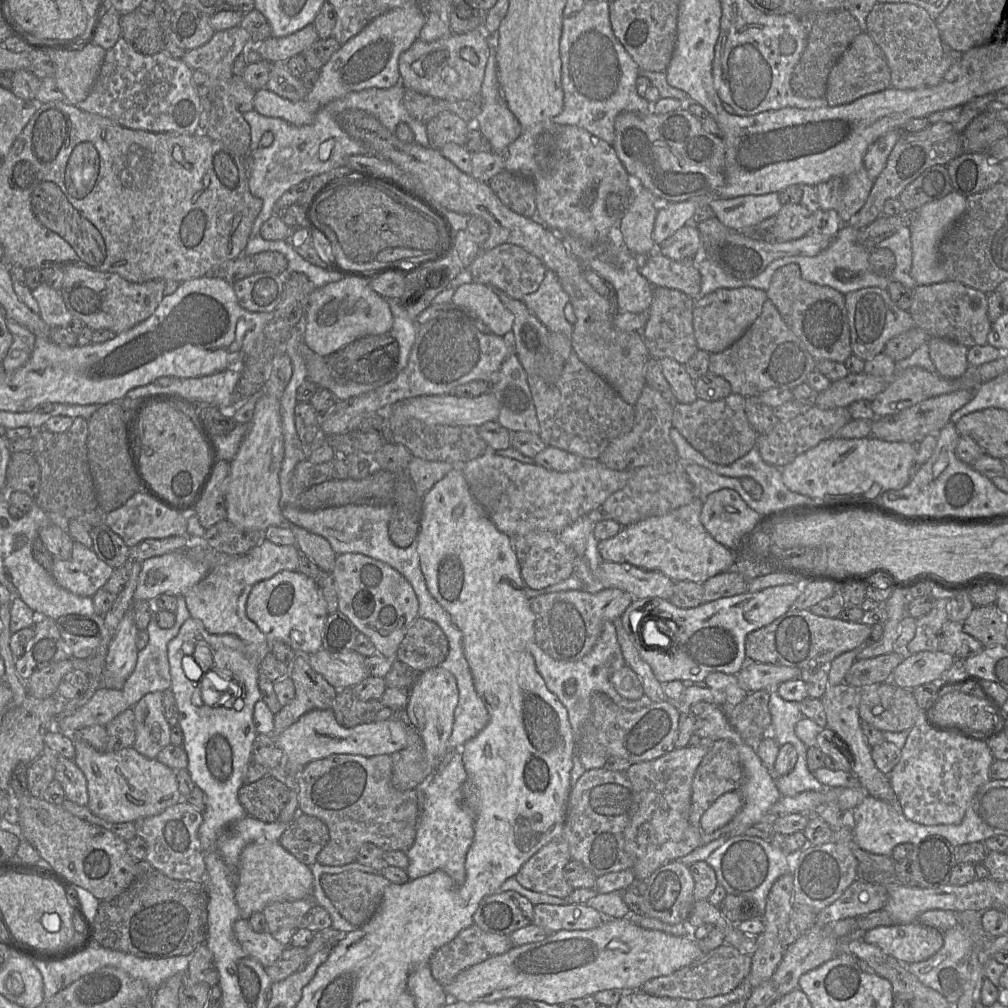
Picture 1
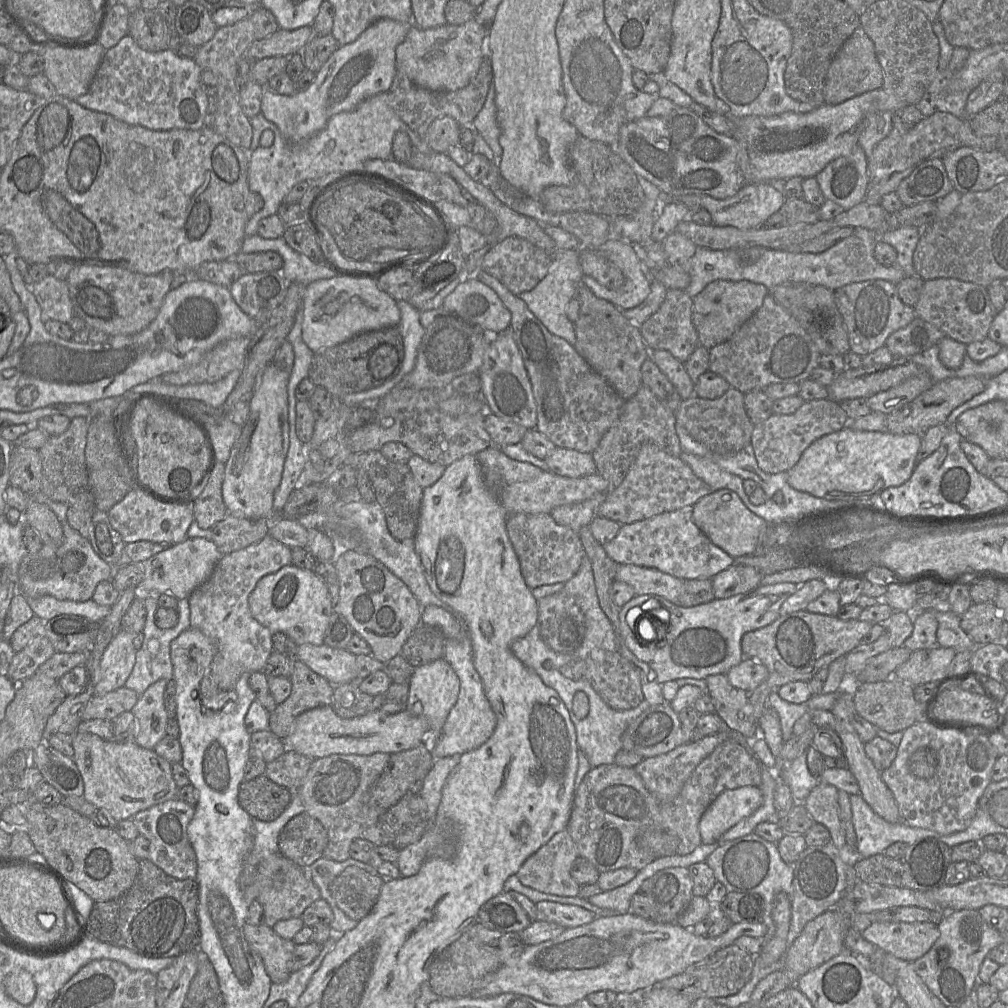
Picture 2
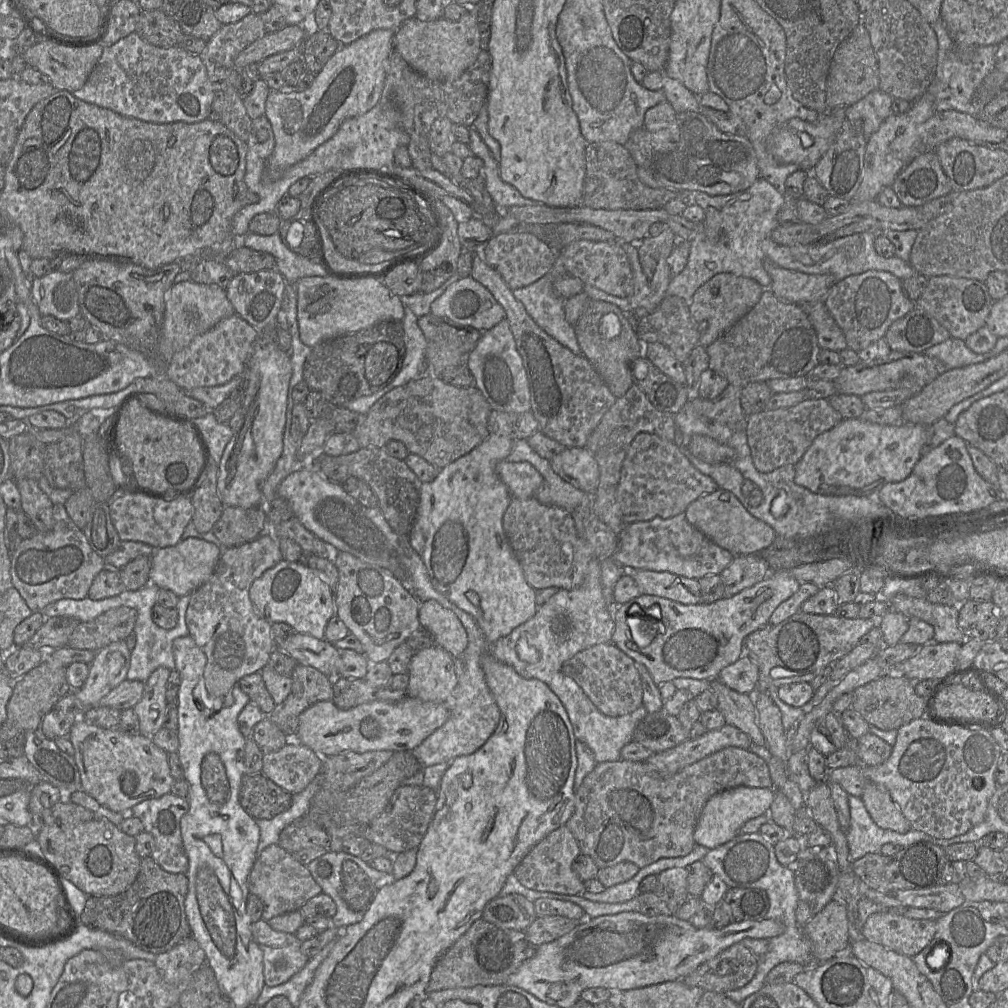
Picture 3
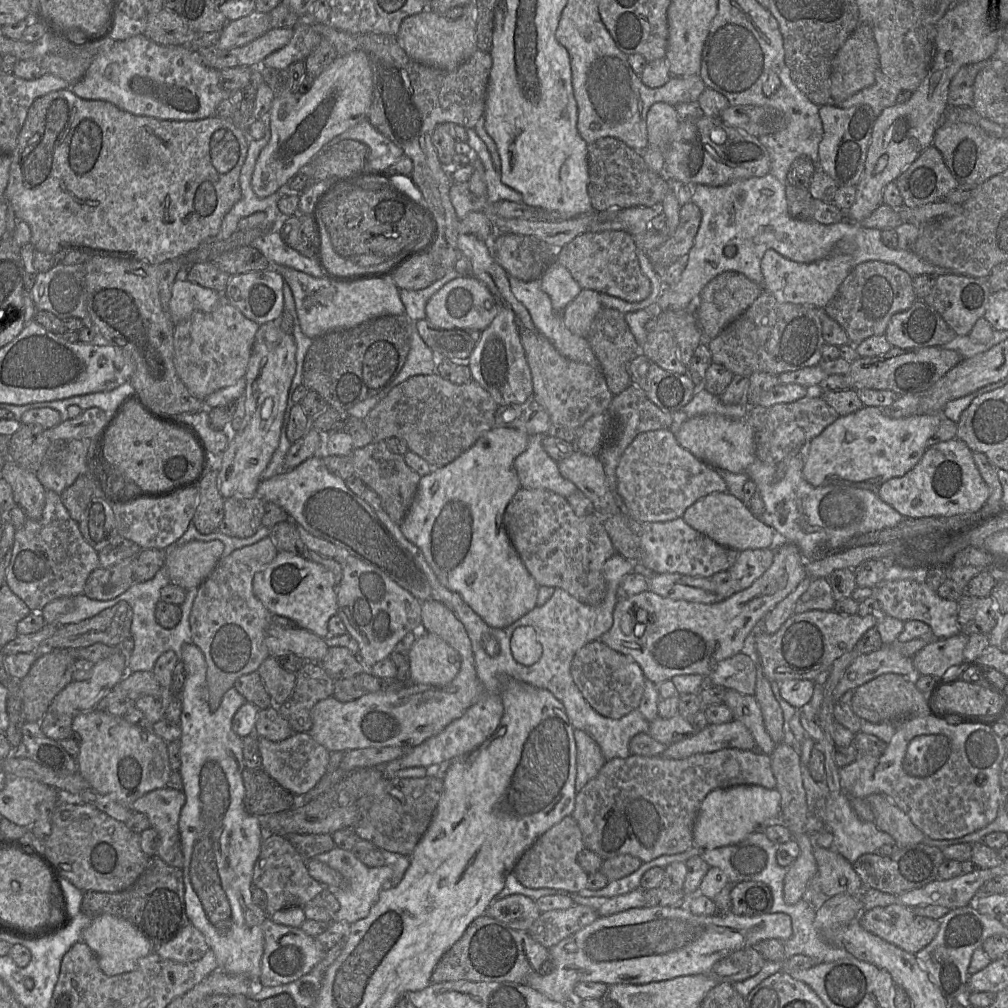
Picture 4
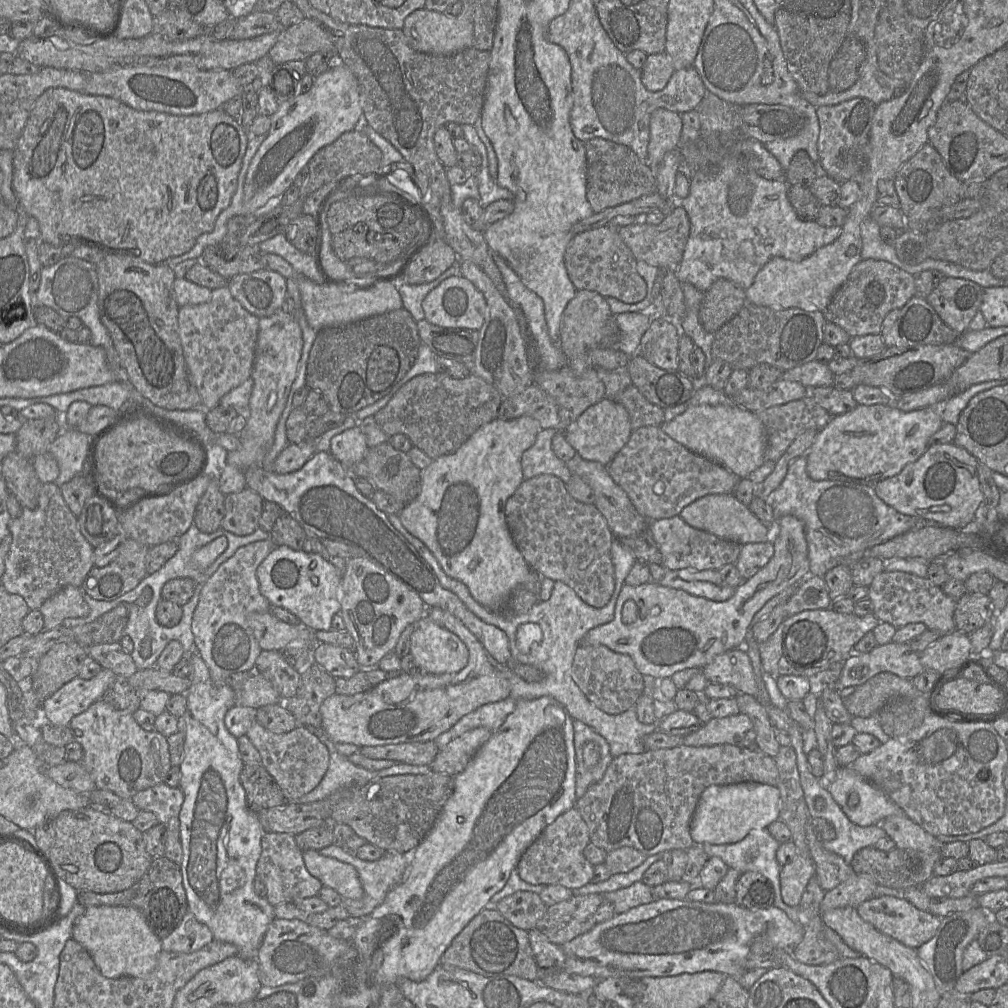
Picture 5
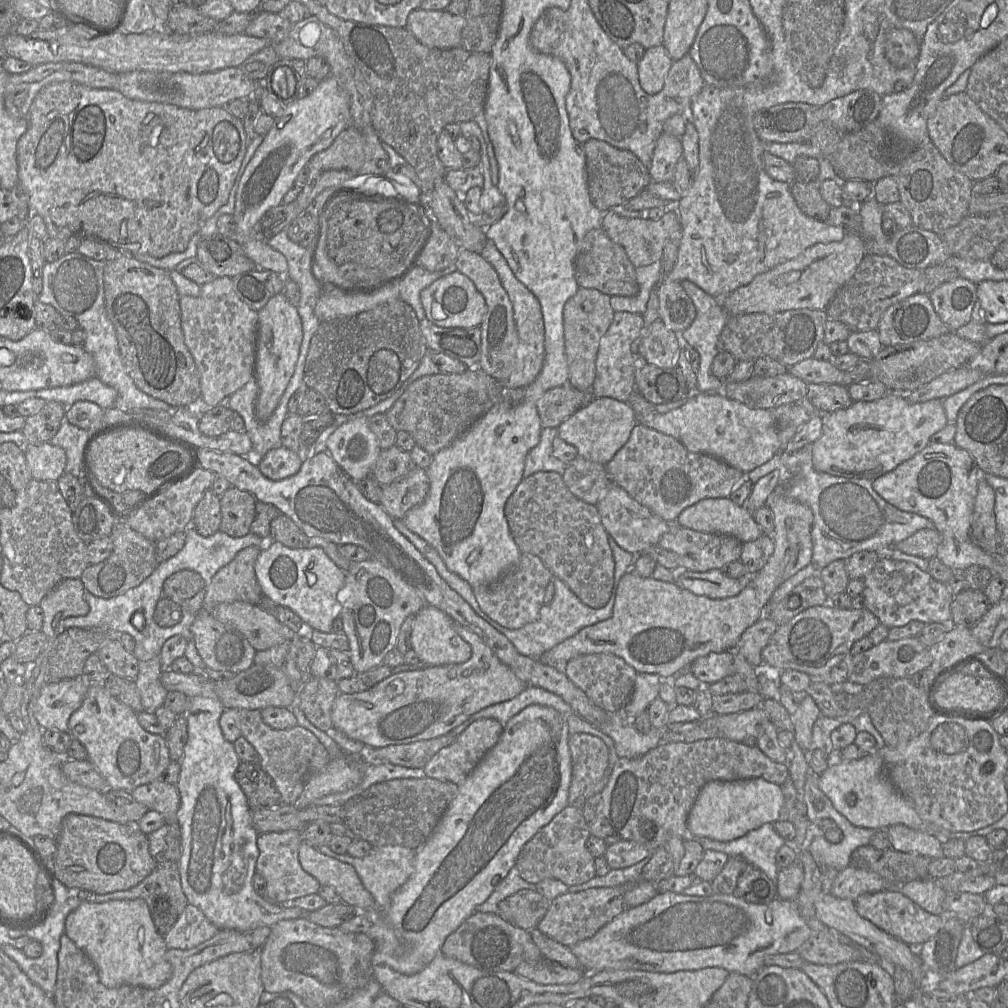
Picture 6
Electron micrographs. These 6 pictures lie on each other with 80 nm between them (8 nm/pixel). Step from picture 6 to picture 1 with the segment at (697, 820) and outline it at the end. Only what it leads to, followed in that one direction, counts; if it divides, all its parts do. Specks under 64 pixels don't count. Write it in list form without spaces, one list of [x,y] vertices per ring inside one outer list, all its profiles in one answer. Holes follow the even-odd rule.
[[[738,790],[721,795],[702,815],[700,821],[702,832],[710,834],[725,826],[741,809],[742,805],[743,801]]]

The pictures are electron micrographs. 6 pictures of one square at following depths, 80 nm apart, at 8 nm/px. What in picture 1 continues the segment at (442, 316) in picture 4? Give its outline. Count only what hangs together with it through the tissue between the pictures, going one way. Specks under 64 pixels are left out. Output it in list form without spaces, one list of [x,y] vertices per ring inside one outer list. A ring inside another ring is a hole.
[[[475,282],[459,286],[451,303],[470,317],[483,322],[489,331],[504,336],[513,327],[514,315],[505,307],[492,288]]]

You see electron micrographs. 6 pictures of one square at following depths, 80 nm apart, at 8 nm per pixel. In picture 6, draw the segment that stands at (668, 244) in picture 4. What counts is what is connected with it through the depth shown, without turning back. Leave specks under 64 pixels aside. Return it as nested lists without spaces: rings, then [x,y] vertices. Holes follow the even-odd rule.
[[[669,208],[658,220],[624,217],[609,209],[603,215],[601,228],[611,240],[624,248],[636,268],[660,261],[665,244],[675,233],[681,232],[679,216],[673,208]]]

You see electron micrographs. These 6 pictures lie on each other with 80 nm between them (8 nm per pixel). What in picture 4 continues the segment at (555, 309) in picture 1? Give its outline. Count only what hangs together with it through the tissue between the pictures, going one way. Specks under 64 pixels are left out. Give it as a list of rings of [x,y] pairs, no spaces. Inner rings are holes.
[[[509,276],[511,291],[528,310],[535,327],[554,345],[556,350],[564,357],[588,364],[600,369],[597,360],[587,338],[573,334],[564,324],[562,313],[557,313],[552,306],[551,299],[541,287],[541,280],[521,281],[513,276]]]

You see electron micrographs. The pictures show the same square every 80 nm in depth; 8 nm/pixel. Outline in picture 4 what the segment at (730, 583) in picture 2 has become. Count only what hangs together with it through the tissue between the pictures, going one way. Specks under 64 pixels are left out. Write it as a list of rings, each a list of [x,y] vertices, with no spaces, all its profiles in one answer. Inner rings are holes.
[[[746,549],[739,552],[735,563],[728,569],[734,581],[735,593],[750,587],[771,566],[775,550]]]

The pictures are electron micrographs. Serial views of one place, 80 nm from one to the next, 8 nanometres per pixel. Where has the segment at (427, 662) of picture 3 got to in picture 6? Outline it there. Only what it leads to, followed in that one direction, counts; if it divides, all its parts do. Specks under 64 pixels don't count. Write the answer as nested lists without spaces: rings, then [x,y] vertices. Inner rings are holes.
[[[427,604],[414,616],[411,647],[421,663],[429,666],[464,663],[472,654],[471,646],[456,632],[454,621]]]

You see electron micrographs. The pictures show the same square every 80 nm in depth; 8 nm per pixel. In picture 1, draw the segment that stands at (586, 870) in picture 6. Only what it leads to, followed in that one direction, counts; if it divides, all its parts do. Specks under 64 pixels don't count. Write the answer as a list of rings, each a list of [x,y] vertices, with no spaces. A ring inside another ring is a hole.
[[[560,835],[532,855],[514,877],[528,890],[566,898],[574,890],[563,874],[570,859],[568,844]]]

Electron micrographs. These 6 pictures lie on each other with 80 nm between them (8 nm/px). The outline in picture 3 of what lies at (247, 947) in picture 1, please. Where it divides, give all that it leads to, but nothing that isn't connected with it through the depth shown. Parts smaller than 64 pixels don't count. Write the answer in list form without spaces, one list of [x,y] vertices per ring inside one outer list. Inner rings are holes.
[[[263,919],[252,922],[251,933],[263,952],[266,986],[285,983],[307,964],[309,958],[301,951],[302,942],[295,934],[276,931]]]

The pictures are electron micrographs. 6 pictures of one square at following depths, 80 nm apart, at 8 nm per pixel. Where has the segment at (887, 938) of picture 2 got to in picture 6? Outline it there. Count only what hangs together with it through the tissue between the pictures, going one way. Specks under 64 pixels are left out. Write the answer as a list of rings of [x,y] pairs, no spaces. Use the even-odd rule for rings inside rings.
[[[882,890],[874,893],[864,893],[854,901],[858,914],[872,922],[881,930],[898,938],[910,947],[920,947],[940,930],[943,915],[933,915],[901,891]]]

